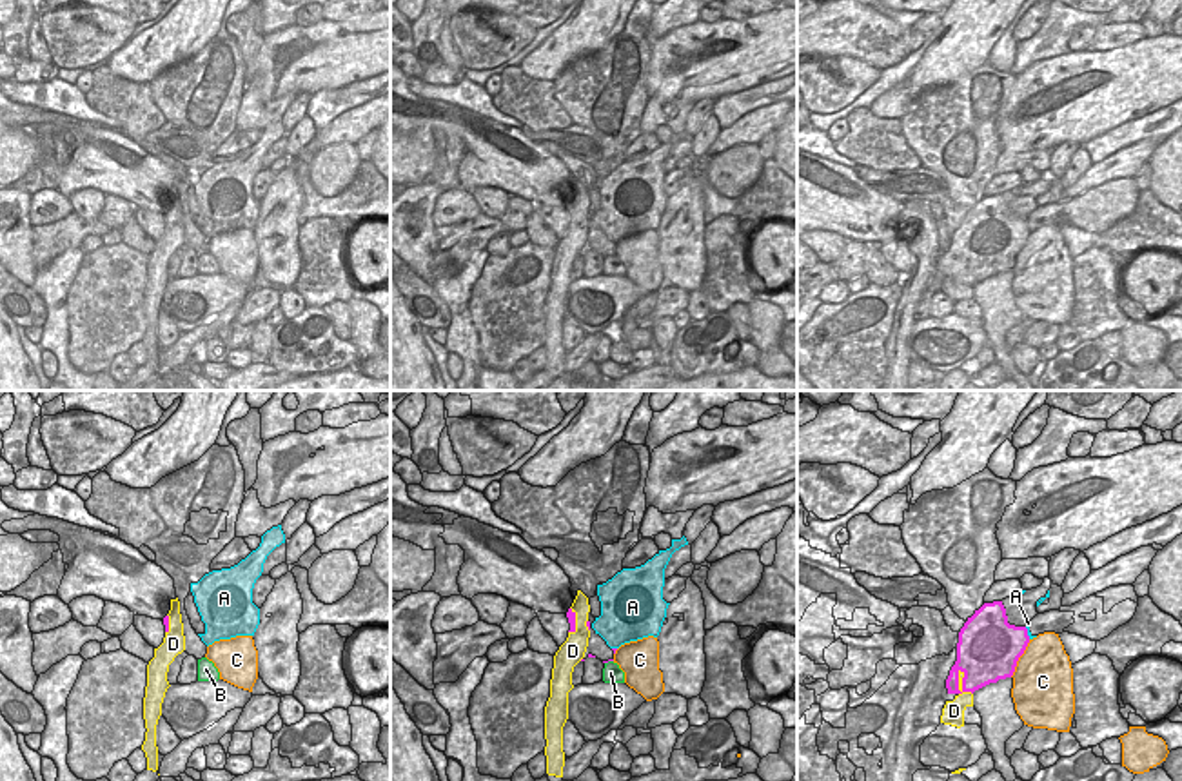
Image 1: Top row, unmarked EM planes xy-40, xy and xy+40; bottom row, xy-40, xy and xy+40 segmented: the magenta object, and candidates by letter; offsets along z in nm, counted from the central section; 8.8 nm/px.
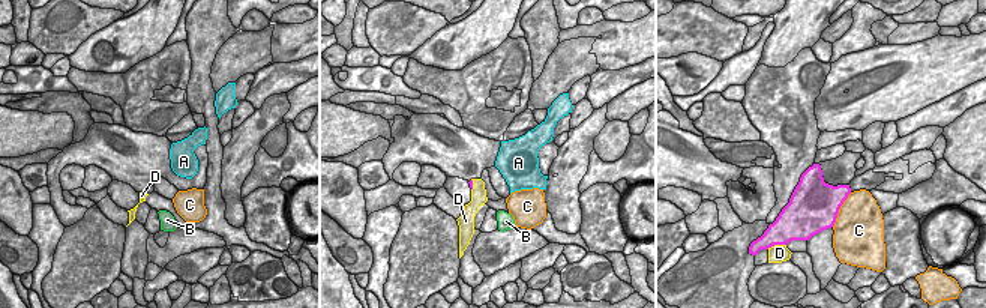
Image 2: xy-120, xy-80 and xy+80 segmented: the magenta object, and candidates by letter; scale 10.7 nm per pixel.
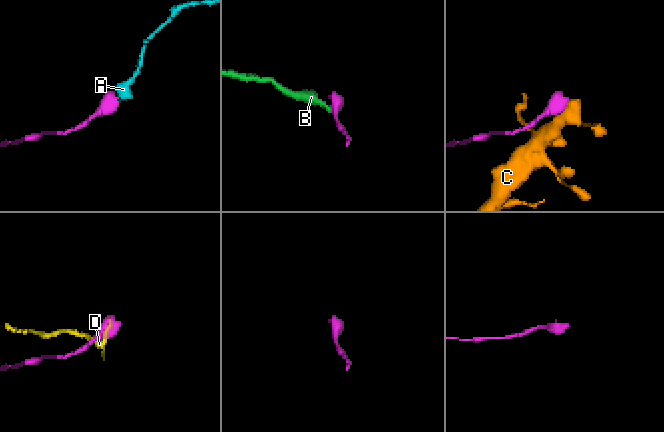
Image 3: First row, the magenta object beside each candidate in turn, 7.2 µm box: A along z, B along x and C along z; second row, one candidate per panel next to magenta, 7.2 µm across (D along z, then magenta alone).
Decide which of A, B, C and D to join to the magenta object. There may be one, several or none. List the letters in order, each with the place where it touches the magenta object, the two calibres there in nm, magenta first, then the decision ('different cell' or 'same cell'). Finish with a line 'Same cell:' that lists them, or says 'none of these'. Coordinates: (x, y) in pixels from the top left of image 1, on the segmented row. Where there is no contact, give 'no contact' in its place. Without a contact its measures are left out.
A: meets magenta in xy+40 at (1026, 632); 380 nm thick on the magenta side, 30 nm on the other; same cell
B: meets magenta in xy at (609, 660); 30 nm thick on the magenta side, 160 nm on the other; different cell
C: meets magenta in xy+40 at (1019, 656); 500 nm thick on the magenta side, 480 nm on the other; different cell
D: meets magenta in xy+40 at (963, 683); 380 nm thick on the magenta side, 160 nm on the other; different cell
Same cell: A

